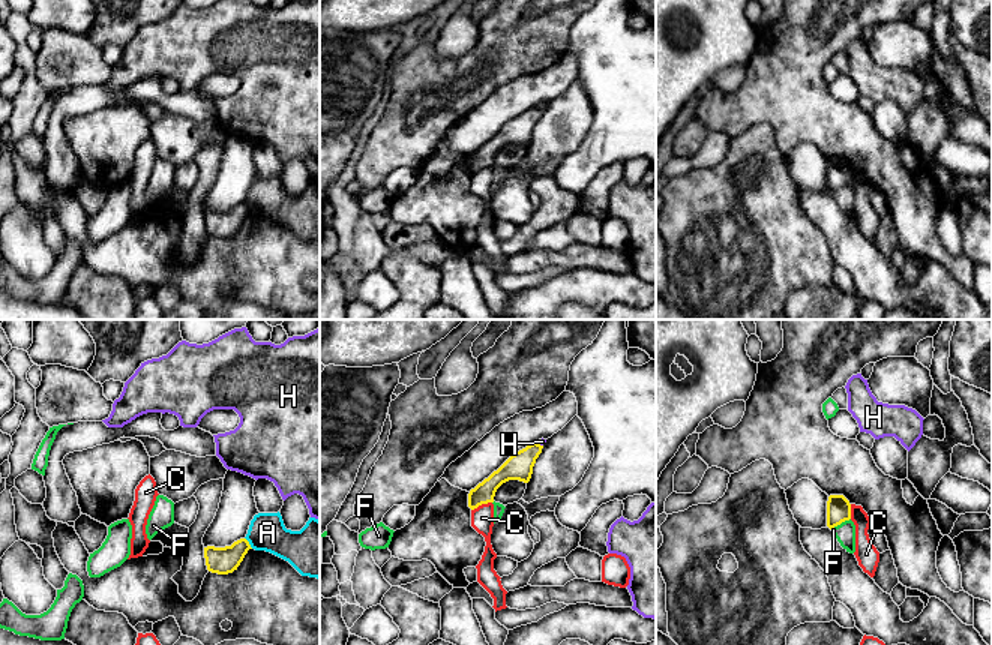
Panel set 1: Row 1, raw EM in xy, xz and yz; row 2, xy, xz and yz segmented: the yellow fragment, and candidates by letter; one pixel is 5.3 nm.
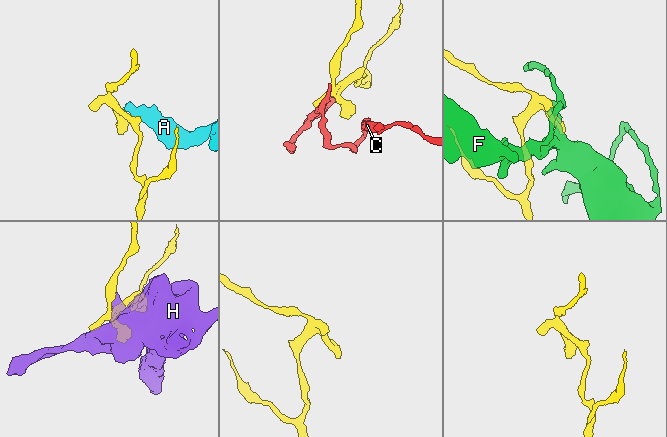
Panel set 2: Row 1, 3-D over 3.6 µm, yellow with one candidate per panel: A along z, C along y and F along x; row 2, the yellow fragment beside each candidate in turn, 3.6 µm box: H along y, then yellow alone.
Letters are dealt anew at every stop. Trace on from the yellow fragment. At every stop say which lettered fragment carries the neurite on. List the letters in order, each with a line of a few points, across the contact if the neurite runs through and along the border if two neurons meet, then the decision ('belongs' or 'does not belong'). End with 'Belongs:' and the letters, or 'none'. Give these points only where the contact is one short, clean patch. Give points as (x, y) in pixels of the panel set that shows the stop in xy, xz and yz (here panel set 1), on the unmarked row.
A: xy (245, 201), (252, 212) | does not belong
C: xz (491, 165), (482, 167), (471, 174) | does not belong
F: yz (850, 182), (832, 194) | does not belong
H: xz (536, 105), (542, 110) | does not belong
Belongs: none

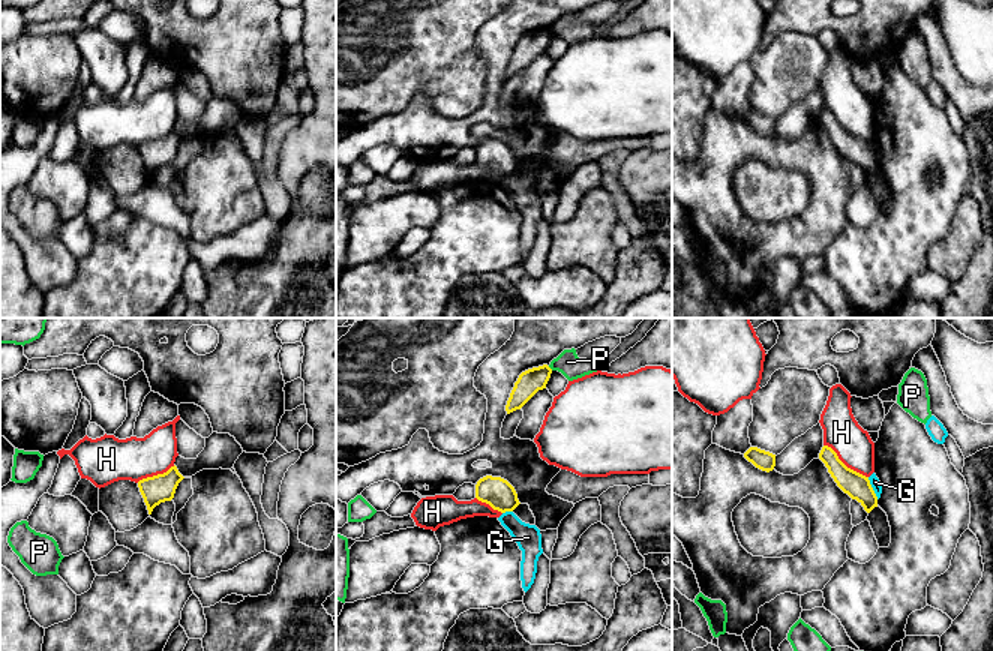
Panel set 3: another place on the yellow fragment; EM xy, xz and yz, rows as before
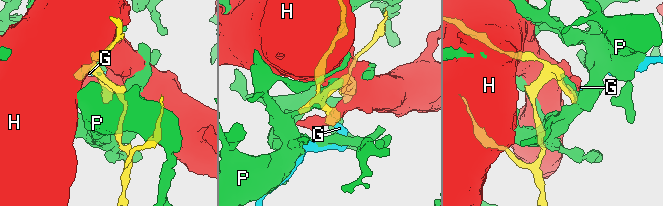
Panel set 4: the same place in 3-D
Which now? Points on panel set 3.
G: yz (867, 141), (878, 162) | does not belong
H: does not belong
P: does not belong
Belongs: none

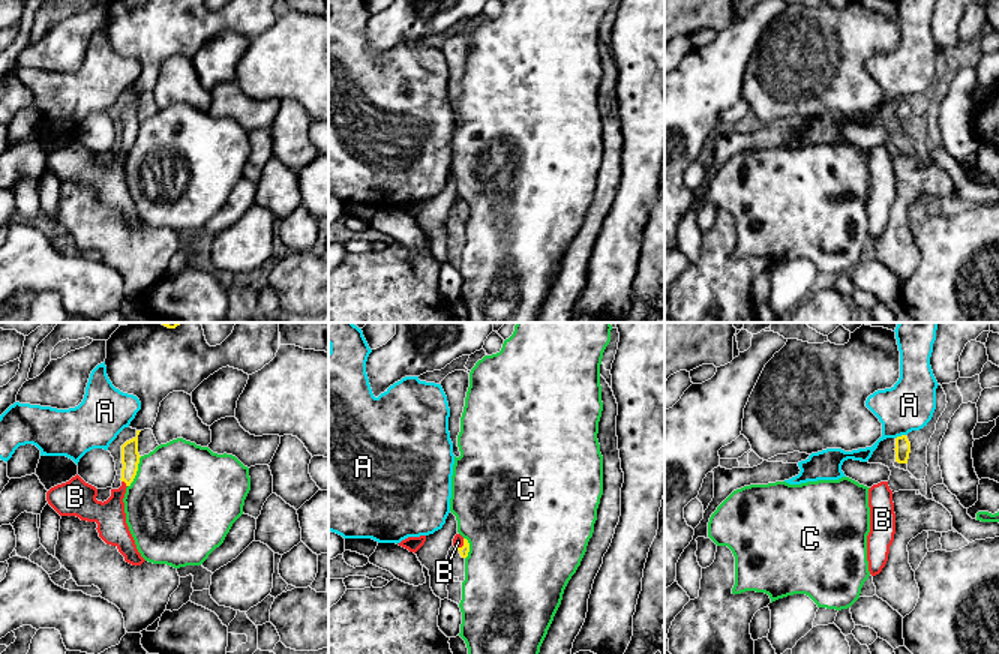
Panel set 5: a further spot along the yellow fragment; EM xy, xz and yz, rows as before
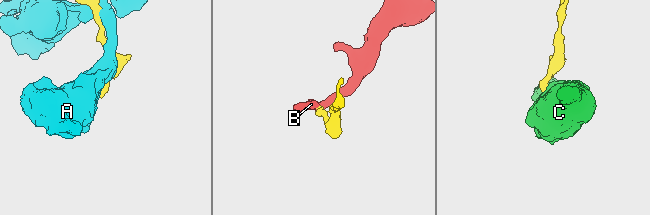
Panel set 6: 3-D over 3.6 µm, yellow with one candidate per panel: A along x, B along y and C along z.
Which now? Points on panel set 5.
A: does not belong
B: xy (129, 114), (129, 135), (125, 146), (110, 180) | belongs
C: xy (141, 120), (137, 138), (128, 150) | does not belong
Belongs: B

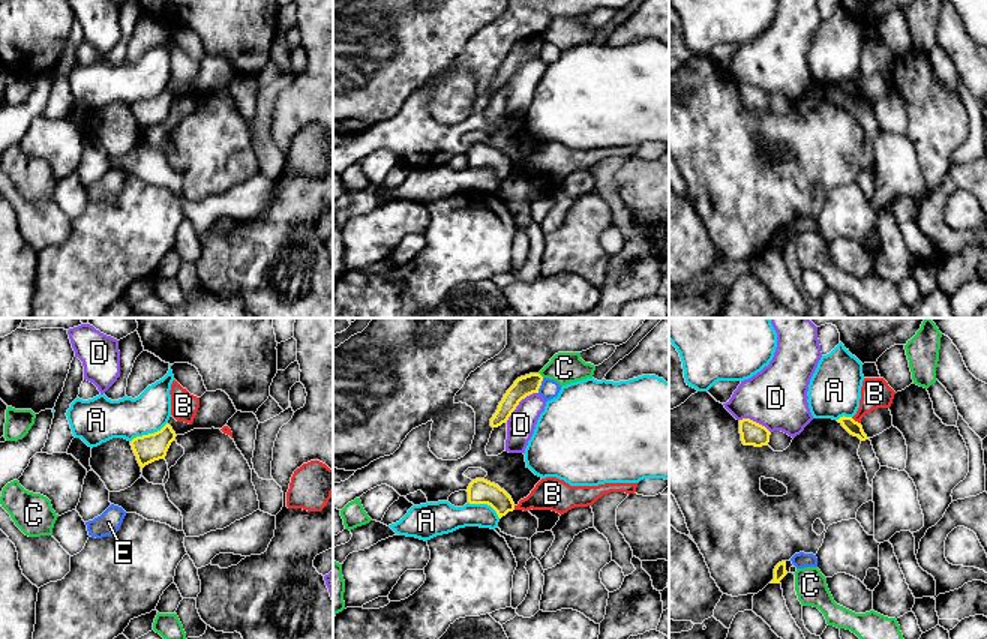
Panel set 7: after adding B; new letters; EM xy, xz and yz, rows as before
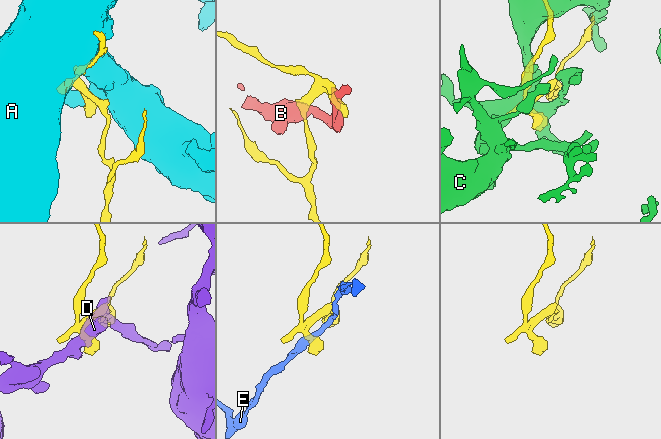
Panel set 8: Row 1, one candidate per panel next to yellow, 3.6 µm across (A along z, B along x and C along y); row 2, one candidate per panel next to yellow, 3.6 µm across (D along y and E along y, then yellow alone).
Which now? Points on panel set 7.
A: does not belong
B: yz (851, 81), (860, 87) | does not belong
C: does not belong
D: does not belong
E: does not belong
Belongs: none

